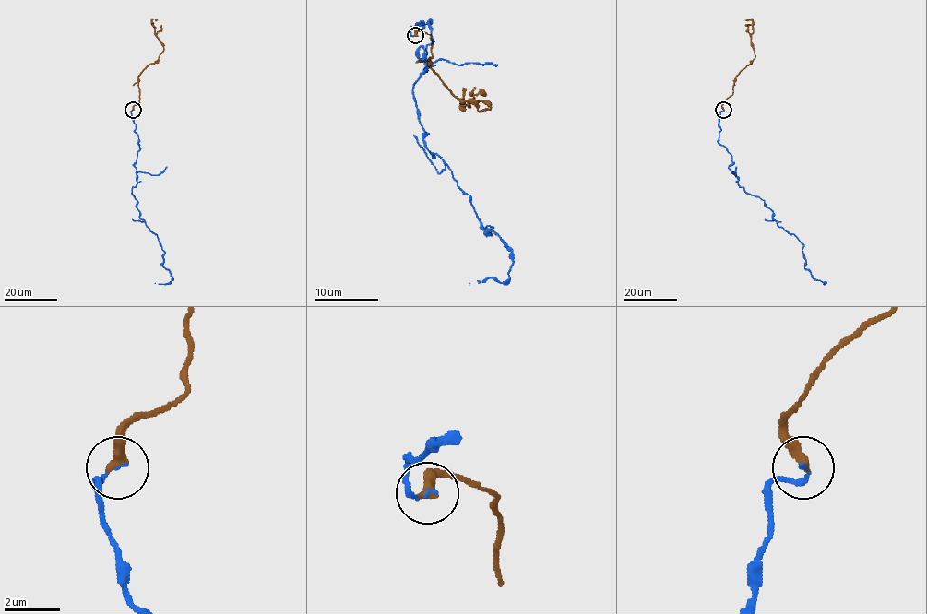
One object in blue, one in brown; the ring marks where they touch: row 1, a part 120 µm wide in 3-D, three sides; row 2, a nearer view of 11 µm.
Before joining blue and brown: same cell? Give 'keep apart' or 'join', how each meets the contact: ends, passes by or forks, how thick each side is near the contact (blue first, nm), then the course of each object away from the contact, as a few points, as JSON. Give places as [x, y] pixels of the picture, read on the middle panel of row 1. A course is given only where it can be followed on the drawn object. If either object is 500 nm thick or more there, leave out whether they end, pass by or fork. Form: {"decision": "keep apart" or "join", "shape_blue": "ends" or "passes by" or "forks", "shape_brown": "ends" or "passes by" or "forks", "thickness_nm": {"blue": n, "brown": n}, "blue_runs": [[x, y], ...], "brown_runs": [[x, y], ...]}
{"decision": "join", "shape_blue": "ends", "shape_brown": "ends", "thickness_nm": {"blue": 110, "brown": 400}, "blue_runs": [[415, 34], [429, 23], [413, 84], [426, 148], [511, 251], [506, 280], [469, 285]], "brown_runs": [[415, 34], [424, 31], [431, 36], [428, 66], [455, 96], [479, 110], [490, 107], [461, 103], [476, 88]]}

